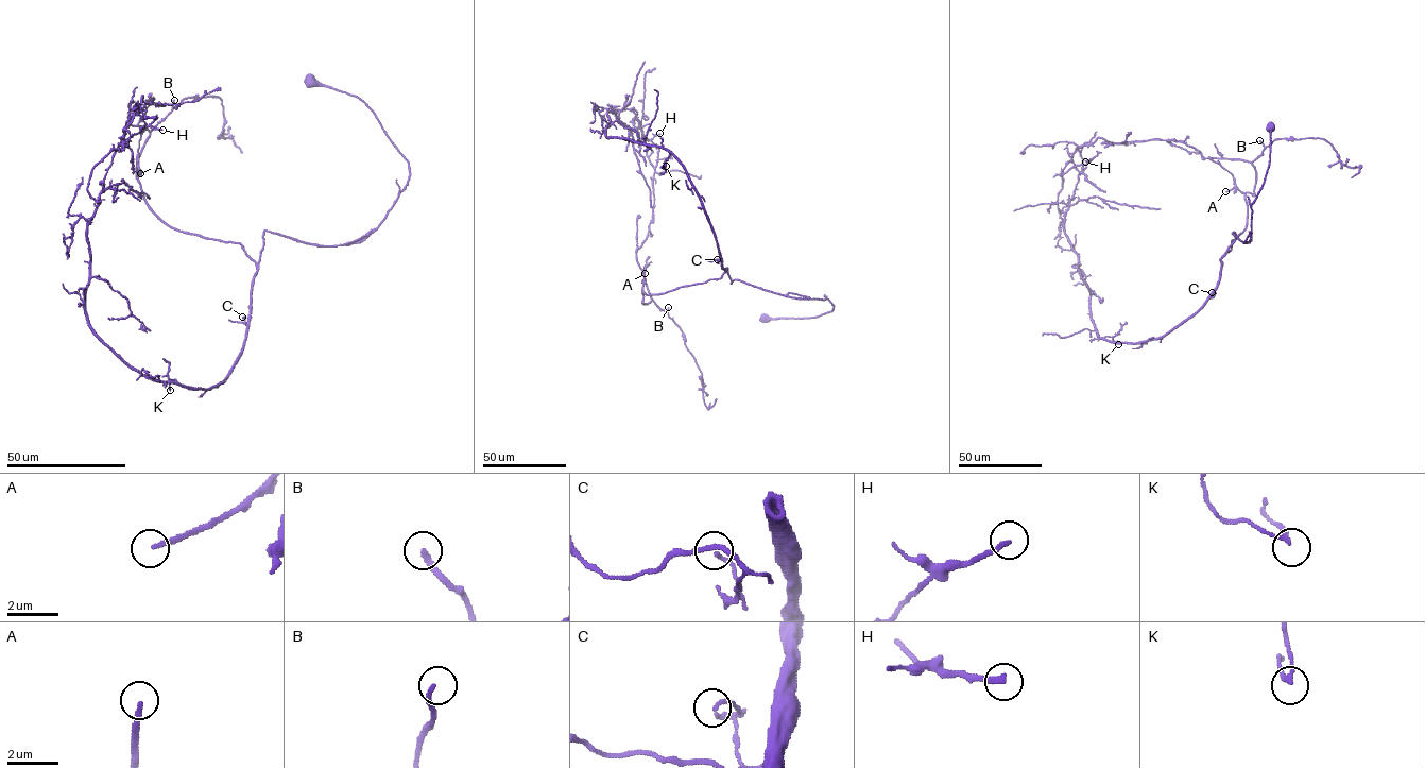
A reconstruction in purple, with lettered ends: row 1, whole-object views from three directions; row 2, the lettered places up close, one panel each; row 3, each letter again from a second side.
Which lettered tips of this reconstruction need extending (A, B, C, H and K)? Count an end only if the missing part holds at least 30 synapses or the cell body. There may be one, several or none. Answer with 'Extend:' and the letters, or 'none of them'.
Extend: A

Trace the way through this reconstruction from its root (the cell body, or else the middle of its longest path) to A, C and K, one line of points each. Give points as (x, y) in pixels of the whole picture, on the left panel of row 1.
A: (311, 82), (359, 98), (408, 163), (362, 237), (264, 231), (257, 265), (165, 224), (140, 173)
C: (311, 82), (359, 98), (410, 176), (381, 223), (352, 242), (316, 245), (264, 231), (247, 325), (242, 317)
K: (311, 82), (365, 104), (408, 184), (347, 243), (264, 231), (236, 363), (213, 387), (170, 390)

